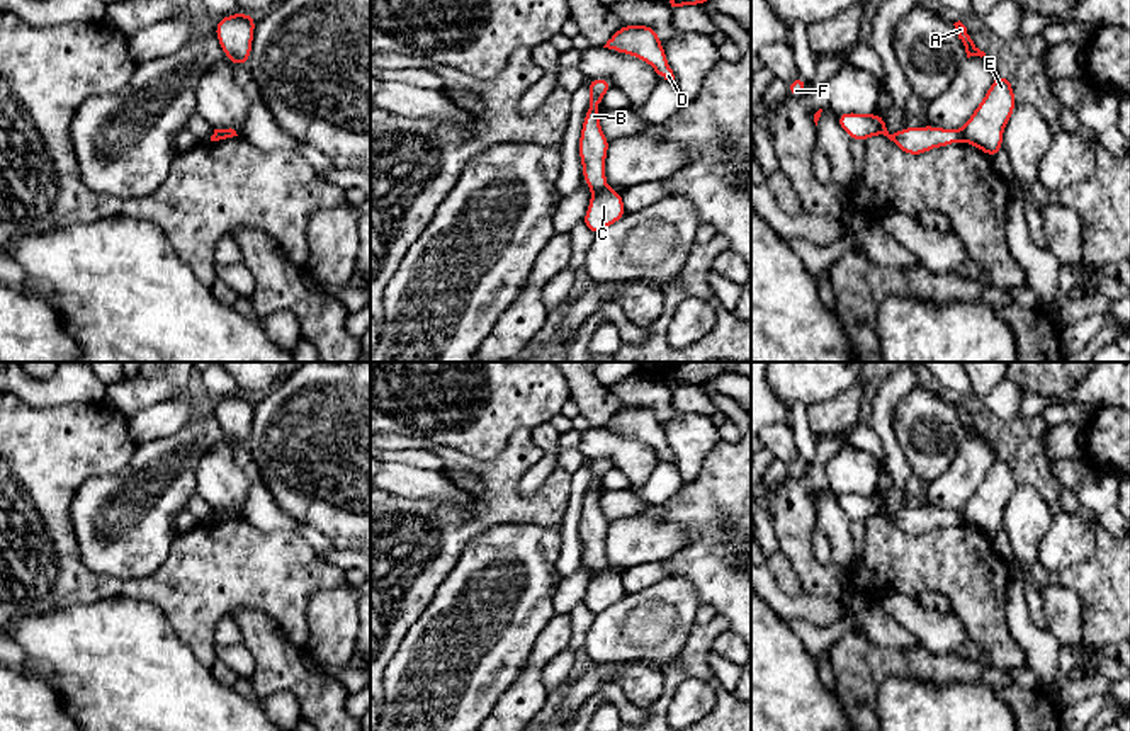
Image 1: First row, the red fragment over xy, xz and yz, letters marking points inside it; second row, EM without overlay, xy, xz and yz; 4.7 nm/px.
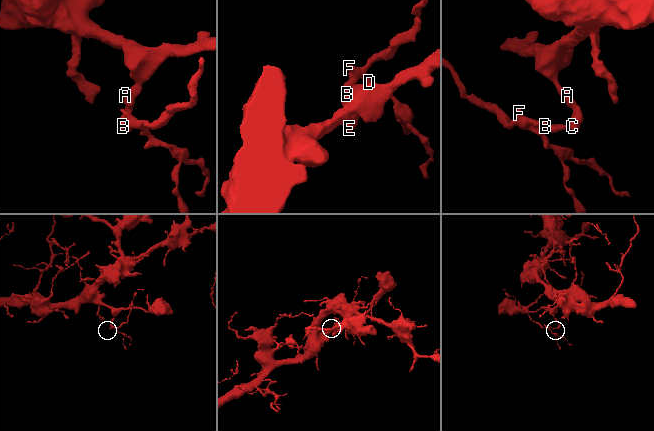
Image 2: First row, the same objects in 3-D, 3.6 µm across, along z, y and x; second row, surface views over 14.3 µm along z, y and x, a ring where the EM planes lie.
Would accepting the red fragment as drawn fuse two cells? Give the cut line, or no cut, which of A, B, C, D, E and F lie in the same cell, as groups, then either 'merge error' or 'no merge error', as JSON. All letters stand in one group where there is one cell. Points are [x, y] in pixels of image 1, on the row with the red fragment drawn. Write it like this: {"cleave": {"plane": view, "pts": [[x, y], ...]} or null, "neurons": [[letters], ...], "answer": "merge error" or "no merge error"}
{"cleave": {"plane": "xz", "pts": [[605, 187], [593, 192]]}, "neurons": [["A", "C", "E"], ["B", "D", "F"]], "answer": "merge error"}

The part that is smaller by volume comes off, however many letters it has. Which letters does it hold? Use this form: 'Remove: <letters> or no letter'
Remove: B, D, F

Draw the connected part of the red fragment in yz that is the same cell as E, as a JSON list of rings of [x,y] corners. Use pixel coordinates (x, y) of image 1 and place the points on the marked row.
[[[999,73],[984,100],[962,126],[962,141],[977,146],[987,156],[996,156],[1003,146],[1003,131],[1014,112],[1016,100],[1011,82]]]

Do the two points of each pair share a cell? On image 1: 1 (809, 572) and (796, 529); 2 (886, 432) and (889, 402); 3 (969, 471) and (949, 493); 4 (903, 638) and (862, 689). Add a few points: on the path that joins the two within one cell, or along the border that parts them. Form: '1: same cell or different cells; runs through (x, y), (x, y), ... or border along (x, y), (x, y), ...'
1: same cell; runs through (804, 561), (796, 539)
2: same cell; runs through (884, 425), (884, 408)
3: same cell; runs through (964, 476), (954, 488)
4: different cells; border along (865, 631), (884, 646), (911, 650), (918, 645)

